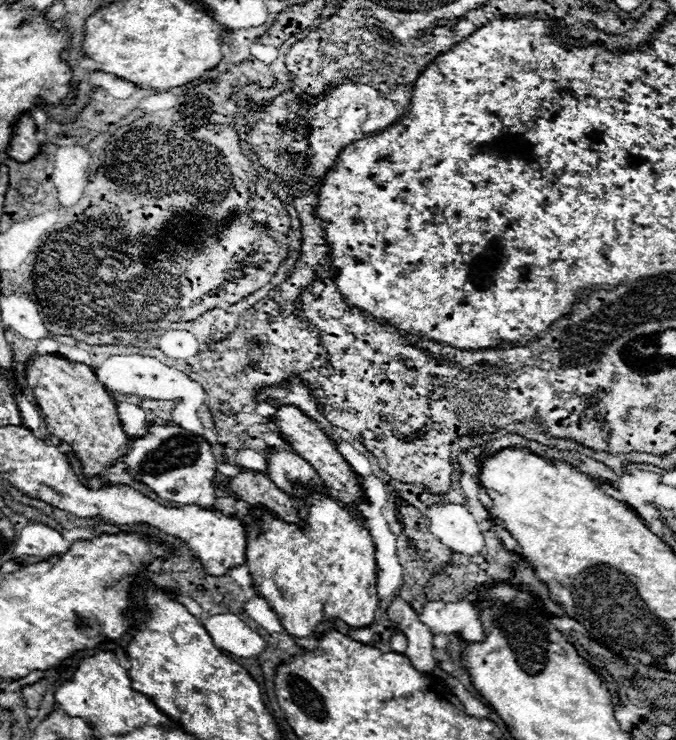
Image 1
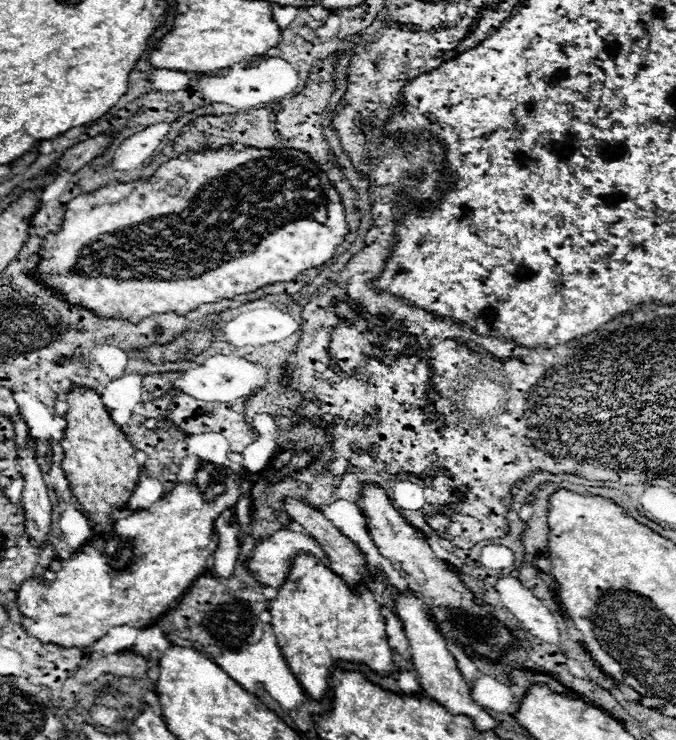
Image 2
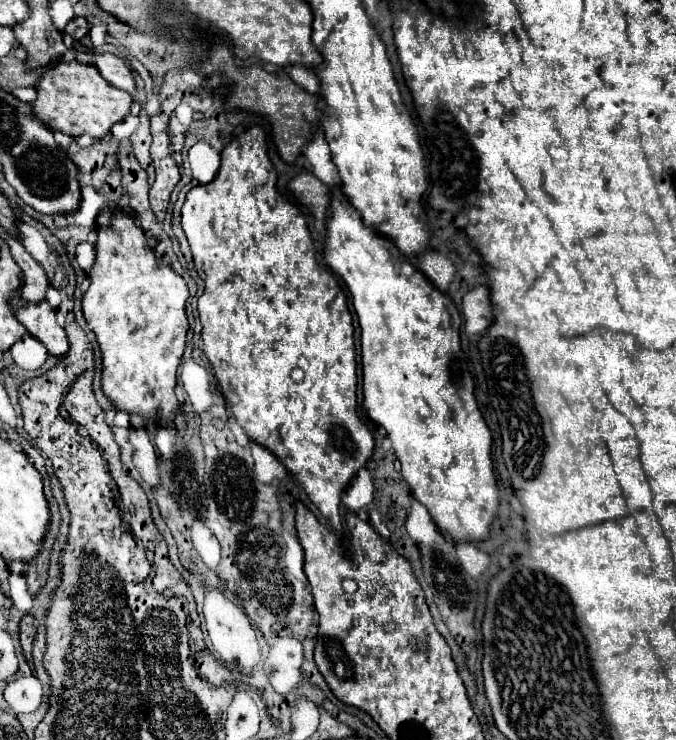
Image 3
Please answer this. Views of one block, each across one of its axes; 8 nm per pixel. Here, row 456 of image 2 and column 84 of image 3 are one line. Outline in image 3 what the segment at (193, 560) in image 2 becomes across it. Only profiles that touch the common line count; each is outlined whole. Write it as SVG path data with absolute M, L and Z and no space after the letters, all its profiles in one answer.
M114 210L108 226L96 228L94 244L94 264L90 268L90 288L82 296L82 310L90 330L96 334L102 352L102 390L112 400L112 404L128 414L140 414L150 422L158 418L174 420L178 412L178 400L174 394L176 370L182 362L182 352L186 344L186 300L188 286L170 266L160 264L148 238L134 220L132 214Z

